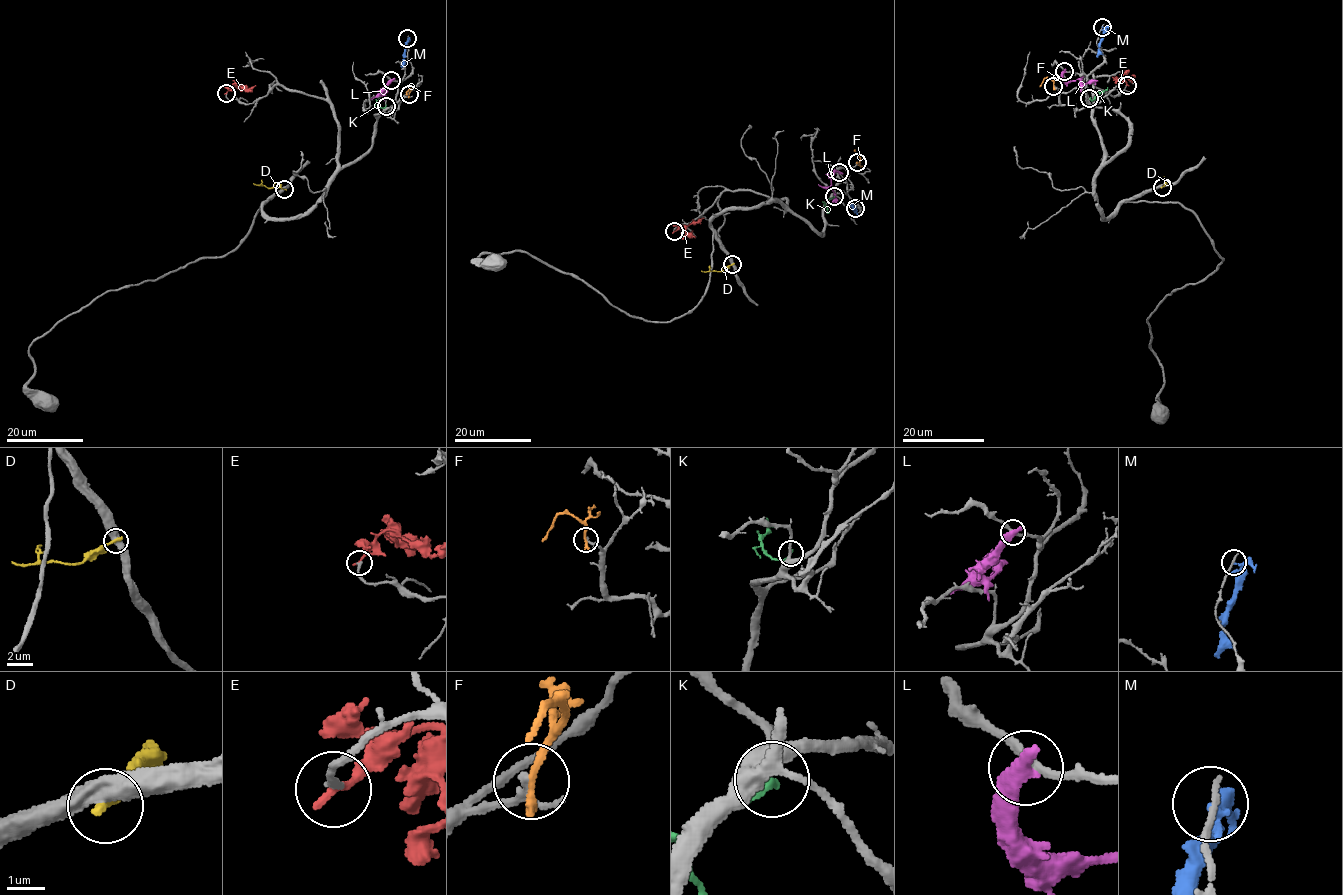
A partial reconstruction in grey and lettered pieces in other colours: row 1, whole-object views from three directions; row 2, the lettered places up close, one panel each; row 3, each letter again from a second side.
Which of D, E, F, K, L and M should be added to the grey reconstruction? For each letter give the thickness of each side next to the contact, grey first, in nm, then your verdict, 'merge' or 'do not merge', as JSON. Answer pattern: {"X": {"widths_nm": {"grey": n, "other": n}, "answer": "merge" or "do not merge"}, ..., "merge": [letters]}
{"D": {"widths_nm": {"grey": 550, "other": 240}, "answer": "do not merge"}, "E": {"widths_nm": {"grey": 200, "other": 240}, "answer": "do not merge"}, "F": {"widths_nm": {"grey": 160, "other": 280}, "answer": "do not merge"}, "K": {"widths_nm": {"grey": 280, "other": 190}, "answer": "merge"}, "L": {"widths_nm": {"grey": 200, "other": 550}, "answer": "do not merge"}, "M": {"widths_nm": {"grey": 190, "other": 170}, "answer": "do not merge"}, "merge": ["K"]}

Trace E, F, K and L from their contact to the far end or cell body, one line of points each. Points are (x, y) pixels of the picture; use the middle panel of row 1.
E: (674, 231), (682, 225), (698, 223), (704, 218)
F: (857, 162), (860, 160), (855, 149)
K: (834, 196), (826, 201), (826, 213)
L: (839, 172), (831, 175), (831, 189), (837, 204)

